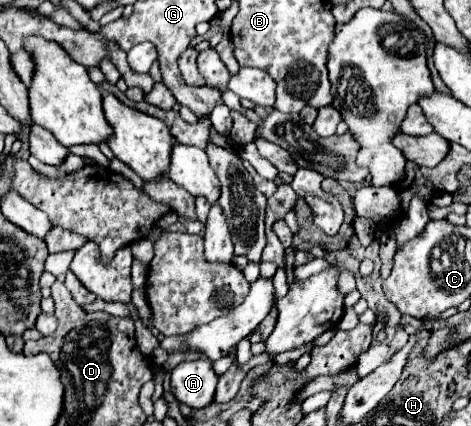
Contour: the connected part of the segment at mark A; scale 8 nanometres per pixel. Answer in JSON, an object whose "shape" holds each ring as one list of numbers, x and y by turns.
{"shape":[[208,358,180,362,170,374,172,394,186,406,202,408,214,398,218,376,212,370]]}

